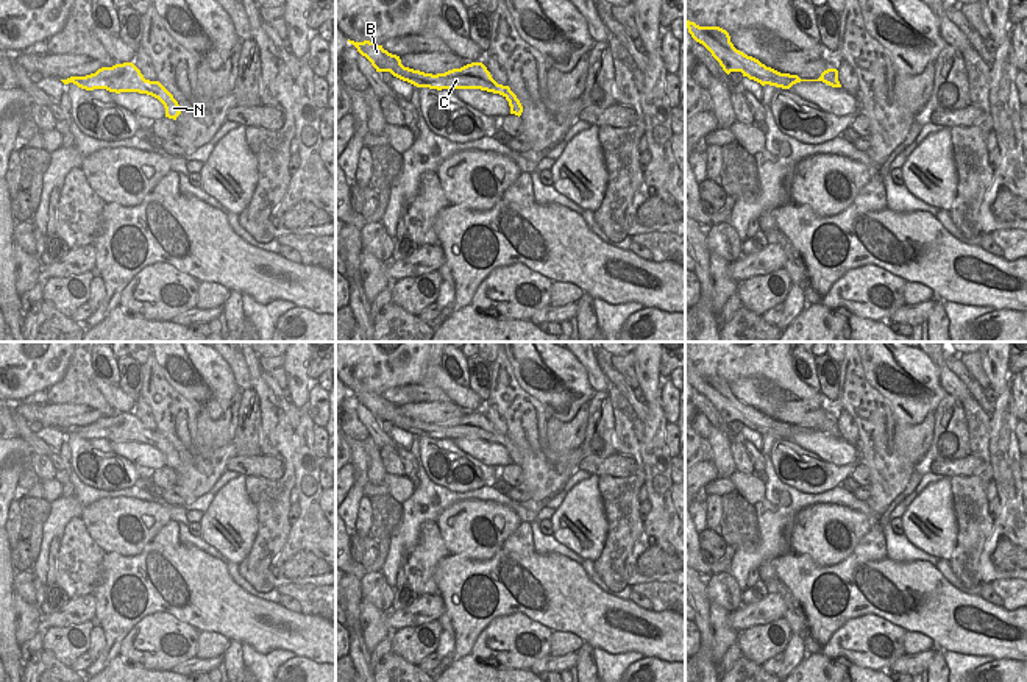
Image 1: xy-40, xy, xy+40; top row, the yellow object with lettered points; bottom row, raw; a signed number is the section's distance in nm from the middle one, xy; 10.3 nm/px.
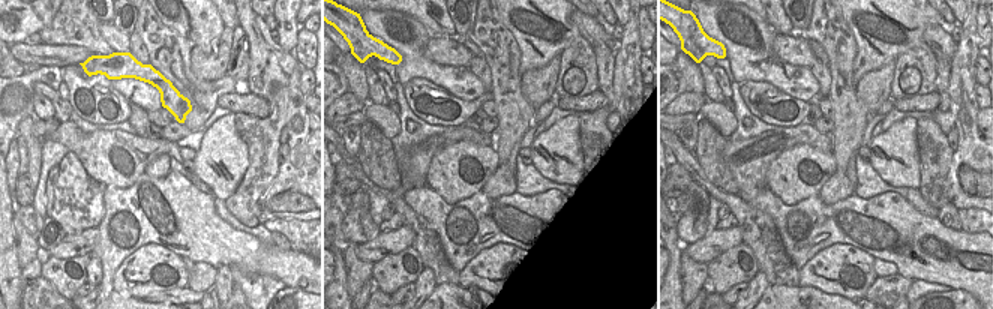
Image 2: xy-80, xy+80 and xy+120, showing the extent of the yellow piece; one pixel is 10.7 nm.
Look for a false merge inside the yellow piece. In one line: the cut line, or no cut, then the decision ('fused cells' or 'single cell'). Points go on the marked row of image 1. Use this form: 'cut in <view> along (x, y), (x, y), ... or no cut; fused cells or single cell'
no cut; single cell

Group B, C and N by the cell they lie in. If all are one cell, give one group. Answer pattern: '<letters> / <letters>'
B C N

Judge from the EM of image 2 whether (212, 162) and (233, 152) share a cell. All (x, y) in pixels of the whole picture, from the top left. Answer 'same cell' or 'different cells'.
same cell

